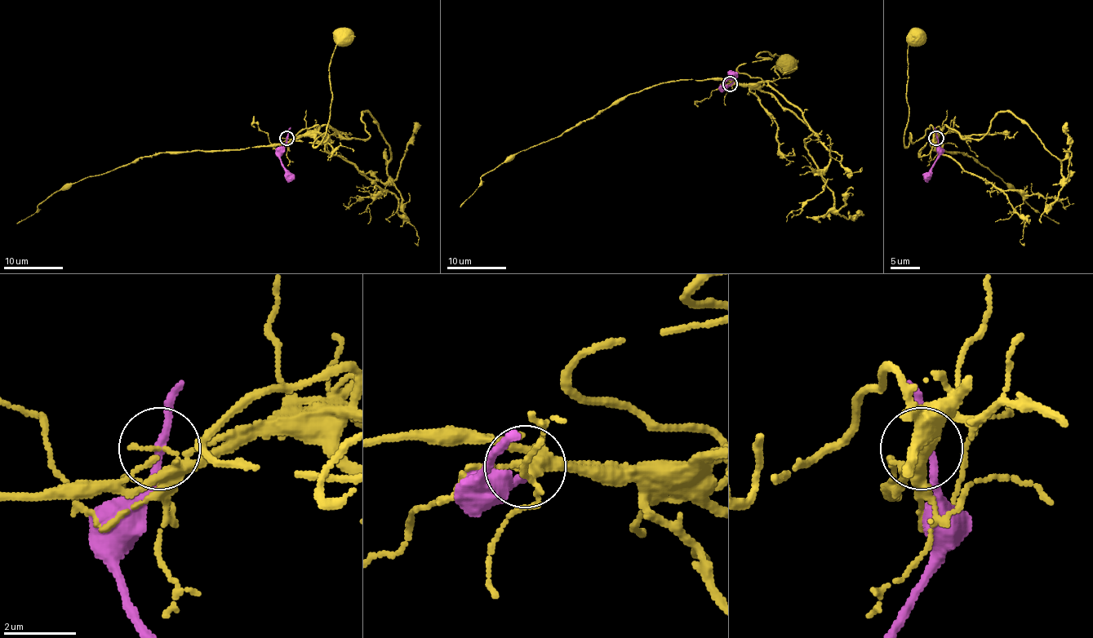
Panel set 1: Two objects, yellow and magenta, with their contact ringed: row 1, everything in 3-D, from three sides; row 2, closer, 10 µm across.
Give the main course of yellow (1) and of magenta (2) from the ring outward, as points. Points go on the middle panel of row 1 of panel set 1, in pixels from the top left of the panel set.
1: (730, 84), (762, 80), (737, 69), (771, 59), (756, 55), (763, 51), (779, 55), (783, 69), (786, 64)
2: (730, 84), (723, 86), (732, 73)

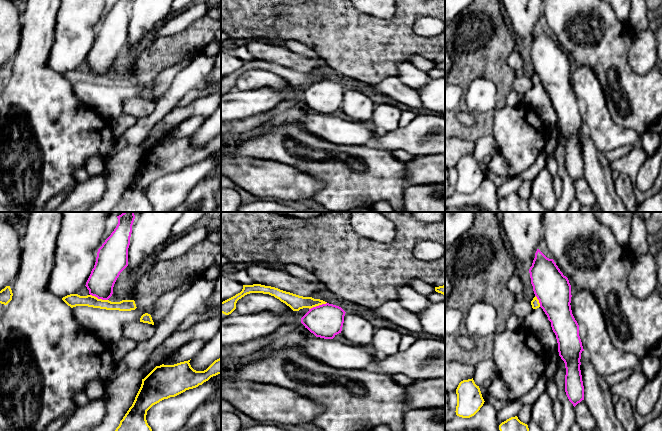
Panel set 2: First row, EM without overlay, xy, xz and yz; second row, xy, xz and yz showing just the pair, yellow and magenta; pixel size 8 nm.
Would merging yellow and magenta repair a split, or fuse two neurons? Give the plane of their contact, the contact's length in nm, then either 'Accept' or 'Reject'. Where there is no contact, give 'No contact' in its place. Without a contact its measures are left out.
Touches yellow in xy. Shared border 150 nm. Reject

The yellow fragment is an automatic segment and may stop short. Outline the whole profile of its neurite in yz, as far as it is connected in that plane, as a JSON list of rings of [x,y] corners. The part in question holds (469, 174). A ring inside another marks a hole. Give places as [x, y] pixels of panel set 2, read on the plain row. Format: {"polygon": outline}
{"polygon": [[[472,155],[463,156],[457,165],[456,191],[462,194],[474,192],[484,180],[479,162]]]}

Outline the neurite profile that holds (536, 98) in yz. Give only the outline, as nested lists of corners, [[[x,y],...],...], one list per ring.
[[[541,83],[532,85],[524,94],[523,104],[537,113],[547,129],[558,127],[558,119],[551,98]]]

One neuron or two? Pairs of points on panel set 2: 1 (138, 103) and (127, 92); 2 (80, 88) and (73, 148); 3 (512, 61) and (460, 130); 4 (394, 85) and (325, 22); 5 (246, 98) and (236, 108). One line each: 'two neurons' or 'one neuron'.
1: two neurons
2: two neurons
3: two neurons
4: two neurons
5: one neuron

